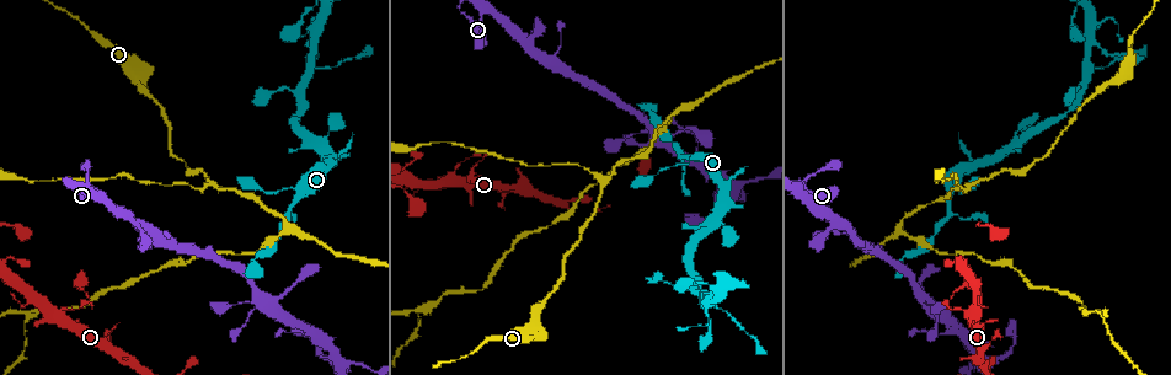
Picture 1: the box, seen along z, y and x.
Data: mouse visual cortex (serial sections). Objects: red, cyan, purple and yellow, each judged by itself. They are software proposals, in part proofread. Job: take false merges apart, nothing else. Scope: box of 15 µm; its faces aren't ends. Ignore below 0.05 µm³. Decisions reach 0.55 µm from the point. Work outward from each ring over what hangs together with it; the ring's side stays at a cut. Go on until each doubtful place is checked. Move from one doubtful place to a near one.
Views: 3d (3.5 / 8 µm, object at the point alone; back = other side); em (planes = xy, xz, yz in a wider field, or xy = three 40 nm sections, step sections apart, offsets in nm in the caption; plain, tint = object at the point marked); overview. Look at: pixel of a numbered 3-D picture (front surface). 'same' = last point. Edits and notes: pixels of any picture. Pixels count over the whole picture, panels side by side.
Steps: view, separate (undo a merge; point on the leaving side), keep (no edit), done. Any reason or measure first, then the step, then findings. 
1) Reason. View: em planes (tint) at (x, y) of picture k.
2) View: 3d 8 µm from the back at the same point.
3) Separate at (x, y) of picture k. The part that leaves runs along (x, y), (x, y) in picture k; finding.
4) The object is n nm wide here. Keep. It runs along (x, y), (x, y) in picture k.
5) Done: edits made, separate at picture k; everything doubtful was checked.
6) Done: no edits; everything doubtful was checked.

Thin neck. View: 3d 3.5 µm from the back at (949, 307) of picture 1.

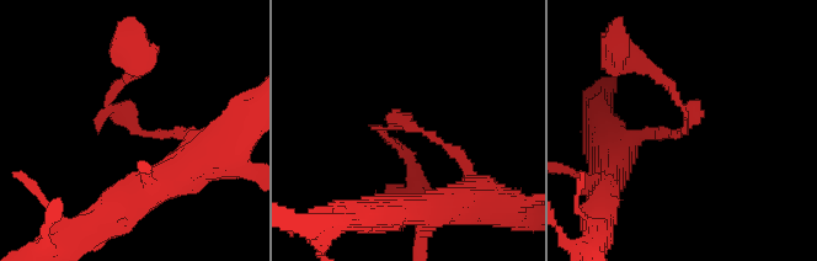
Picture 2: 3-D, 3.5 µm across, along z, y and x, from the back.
The arms are 100, 150 nm wide. View: em xy step 3 (tint) at (136, 126) of picture 2.

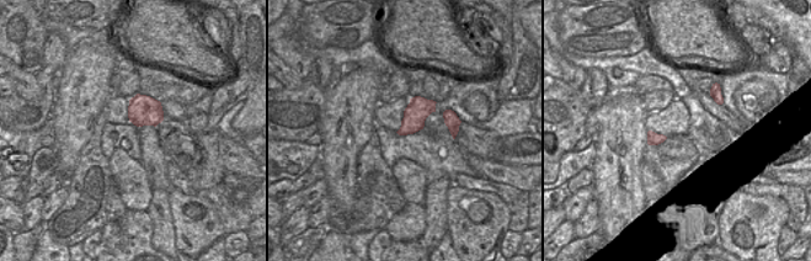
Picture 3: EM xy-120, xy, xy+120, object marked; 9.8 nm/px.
The object is 220 nm wide here. Keep. It runs along (193, 137), (144, 133), (110, 106), (129, 76) in picture 2; continuous, no second cell.

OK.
A fork. View: 3d 8 µm from the back at (207, 183) of picture 1.

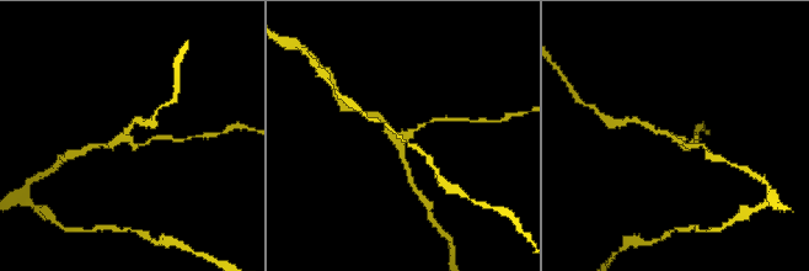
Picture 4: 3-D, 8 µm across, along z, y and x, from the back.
View: em xy step 3 (tint) at (400, 143) of picture 4.

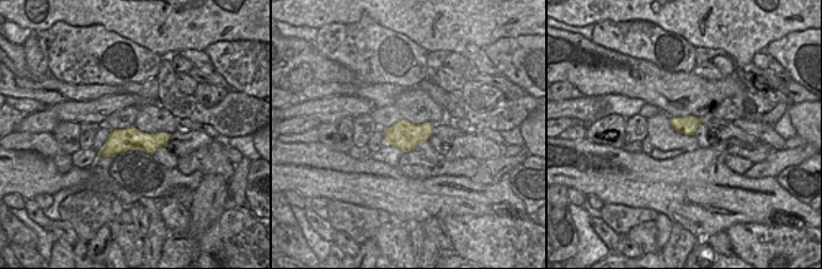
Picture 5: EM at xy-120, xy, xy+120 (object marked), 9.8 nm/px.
Keep. It runs along (408, 170), (400, 142), (376, 116) in picture 4; one cell here.

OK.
A fork. View: 3d 3.5 µm at (679, 108) of picture 1.

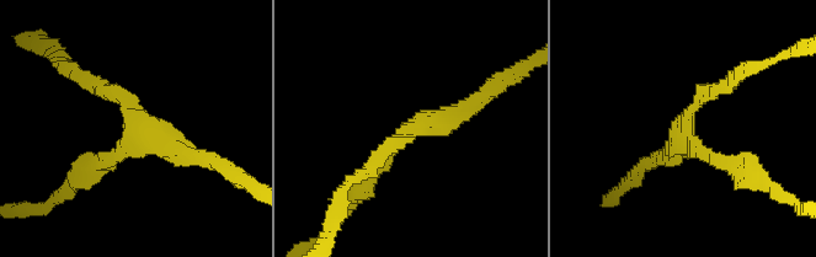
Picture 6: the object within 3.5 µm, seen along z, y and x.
View: em xy step 2 (tint) at (684, 125) of picture 6.

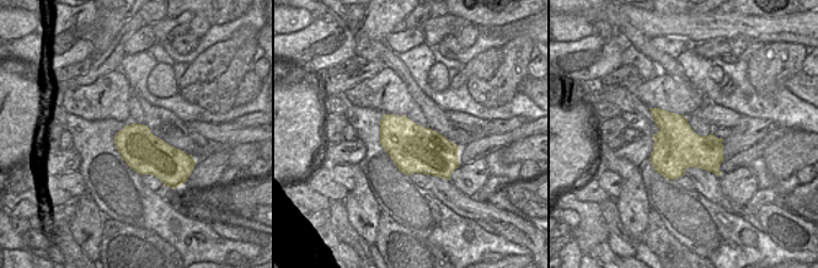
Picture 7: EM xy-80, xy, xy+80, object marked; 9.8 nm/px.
The object is 480 nm wide here. Keep. It runs along (91, 85), (140, 122), (99, 164) in picture 6; one cell here.

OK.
Arms part here. View: 3d 3.5 µm from the back at (680, 160) of picture 1.

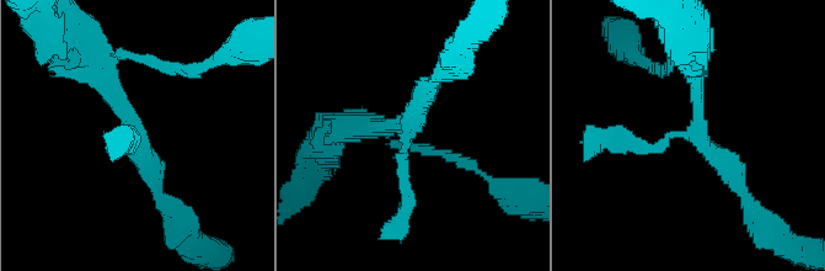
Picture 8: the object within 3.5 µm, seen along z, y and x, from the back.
Need the tissue. View: em xy step 3 (tint) at (694, 136) of picture 8.

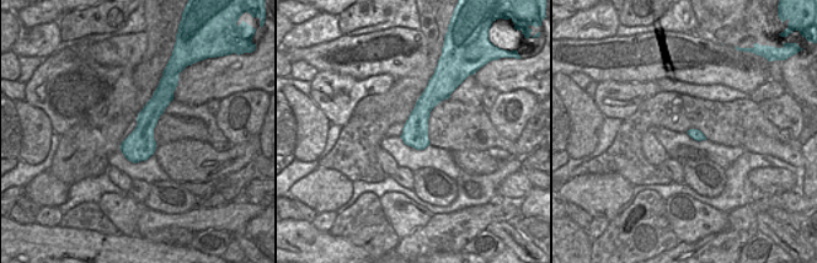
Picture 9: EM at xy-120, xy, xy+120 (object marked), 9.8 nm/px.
Keep. It runs along (97, 59), (135, 123), (157, 195) in picture 8; one cell here.

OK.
View: 3d 3.5 µm at (310, 66) of picture 1.

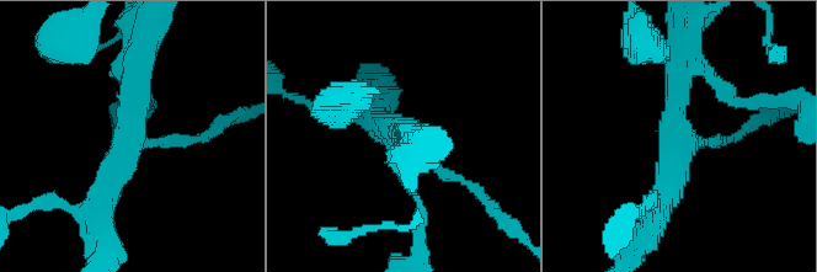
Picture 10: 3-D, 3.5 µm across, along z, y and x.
3 arms meet here; the arms are 150, 300, 350 nm wide. View: em xy step 5 (plain) at (674, 142) of picture 10.

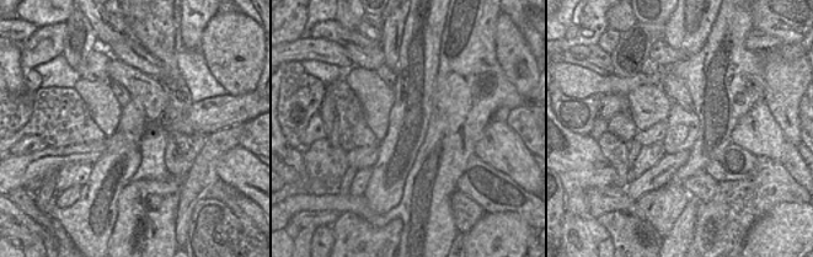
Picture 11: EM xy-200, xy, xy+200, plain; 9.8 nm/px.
View: em xy step 5 (tint) at the same point.

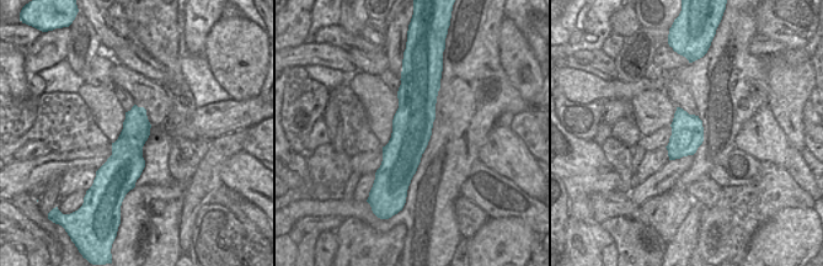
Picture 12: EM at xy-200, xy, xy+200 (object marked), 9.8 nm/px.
Keep. All the same cell.

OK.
Done: no edits; everything doubtful was checked.

